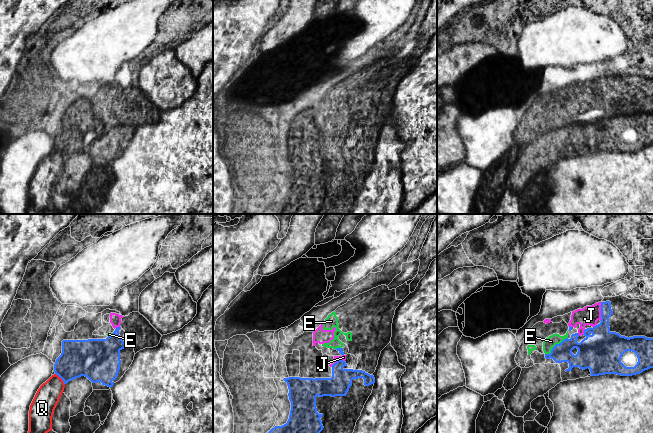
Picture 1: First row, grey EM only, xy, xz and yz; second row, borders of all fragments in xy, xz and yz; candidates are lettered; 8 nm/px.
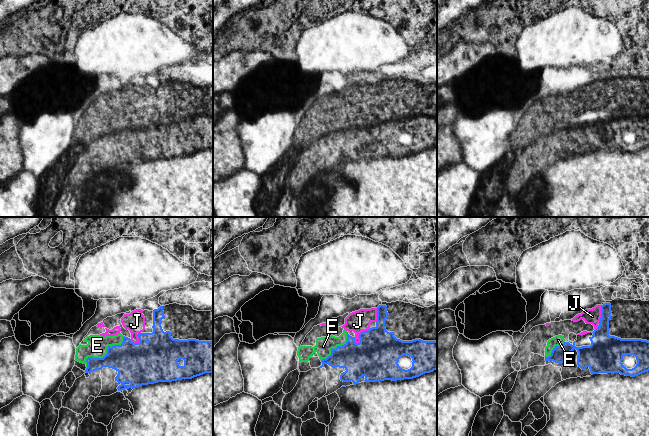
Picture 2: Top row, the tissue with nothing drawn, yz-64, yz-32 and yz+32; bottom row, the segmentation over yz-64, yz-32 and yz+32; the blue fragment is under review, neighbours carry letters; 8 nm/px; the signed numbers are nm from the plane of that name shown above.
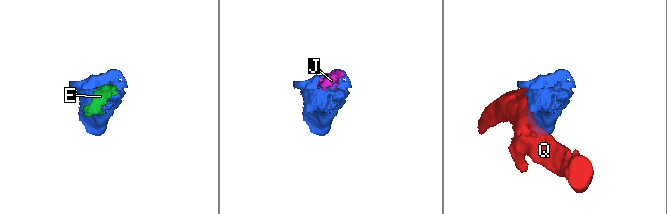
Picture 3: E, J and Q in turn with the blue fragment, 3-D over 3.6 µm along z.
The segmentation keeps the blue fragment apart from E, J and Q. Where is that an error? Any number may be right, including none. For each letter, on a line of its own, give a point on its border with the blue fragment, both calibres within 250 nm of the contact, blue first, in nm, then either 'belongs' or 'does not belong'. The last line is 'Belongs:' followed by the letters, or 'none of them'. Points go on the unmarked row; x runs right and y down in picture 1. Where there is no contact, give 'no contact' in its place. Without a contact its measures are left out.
E: contact yz (555, 121); calibres 150 and 90 nm; does not belong
J: contact yz (601, 87); calibres 220 and 160 nm; does not belong
Q: contact xy (61, 154); calibres 280 and 190 nm; does not belong
Belongs: none of them

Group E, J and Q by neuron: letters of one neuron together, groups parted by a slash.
E J / Q

